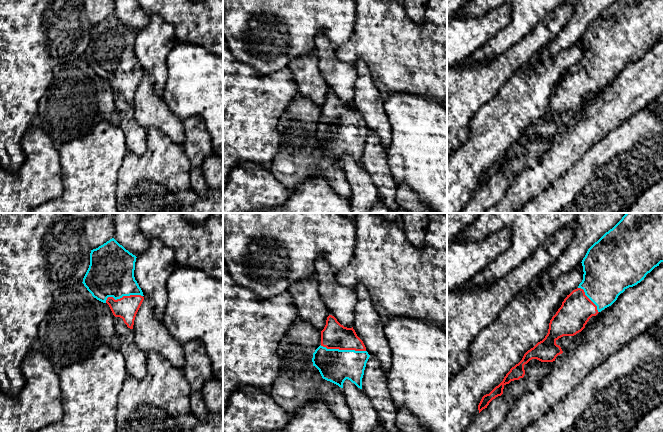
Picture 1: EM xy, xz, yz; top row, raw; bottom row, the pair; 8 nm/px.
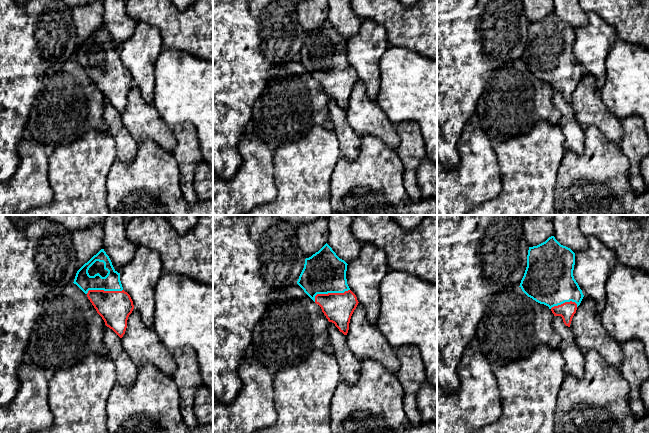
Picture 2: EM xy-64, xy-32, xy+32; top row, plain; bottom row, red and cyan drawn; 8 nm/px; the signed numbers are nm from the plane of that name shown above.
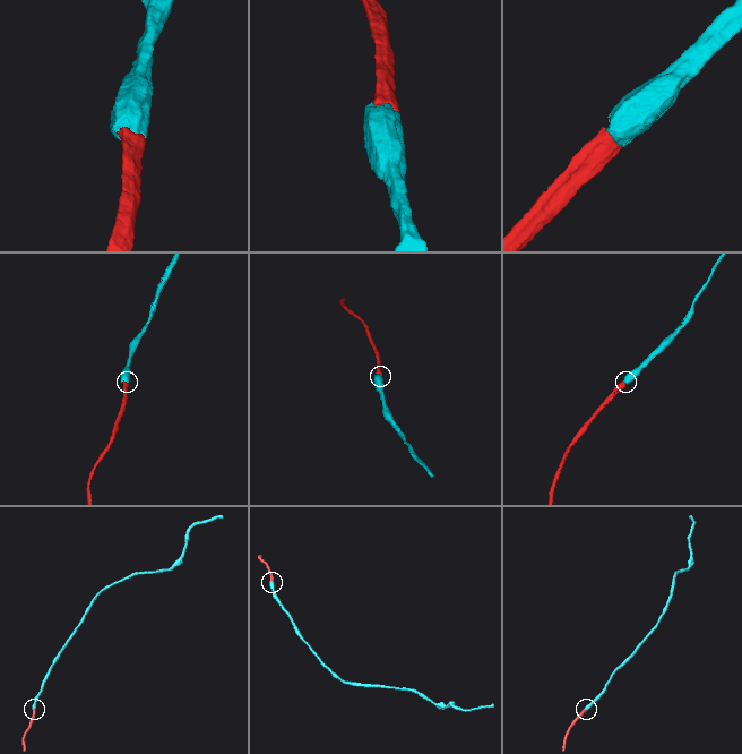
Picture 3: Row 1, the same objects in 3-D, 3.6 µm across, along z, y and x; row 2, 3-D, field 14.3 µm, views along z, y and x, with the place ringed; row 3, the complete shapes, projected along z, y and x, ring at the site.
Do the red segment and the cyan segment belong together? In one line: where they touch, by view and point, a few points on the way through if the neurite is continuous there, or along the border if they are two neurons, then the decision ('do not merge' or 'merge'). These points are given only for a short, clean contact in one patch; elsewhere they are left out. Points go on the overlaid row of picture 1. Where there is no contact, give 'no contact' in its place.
meets red in xz at (343, 349); runs through xz (334, 335), (343, 349), (342, 354), (334, 365); merge

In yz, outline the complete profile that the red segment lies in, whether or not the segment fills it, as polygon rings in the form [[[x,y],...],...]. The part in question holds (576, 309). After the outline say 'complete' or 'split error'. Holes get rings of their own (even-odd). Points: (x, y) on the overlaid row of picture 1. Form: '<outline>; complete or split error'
[[[626,213],[622,219],[606,232],[587,251],[582,260],[583,280],[562,302],[561,307],[549,323],[545,338],[528,350],[522,360],[510,369],[503,381],[489,394],[482,397],[479,413],[489,403],[503,394],[506,384],[525,375],[524,365],[532,359],[553,362],[563,353],[556,341],[563,336],[574,336],[581,332],[589,319],[611,306],[627,288],[640,283],[648,273],[663,262],[663,213]]]; split error

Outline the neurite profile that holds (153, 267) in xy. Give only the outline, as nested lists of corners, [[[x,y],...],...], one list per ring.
[[[150,239],[148,248],[135,262],[134,277],[145,299],[154,304],[155,316],[162,319],[167,306],[167,281],[177,267],[173,249],[160,239]]]

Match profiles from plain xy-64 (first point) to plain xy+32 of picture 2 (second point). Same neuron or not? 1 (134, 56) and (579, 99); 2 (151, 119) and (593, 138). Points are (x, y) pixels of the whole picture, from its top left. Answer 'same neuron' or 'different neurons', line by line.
1: different neurons
2: different neurons

